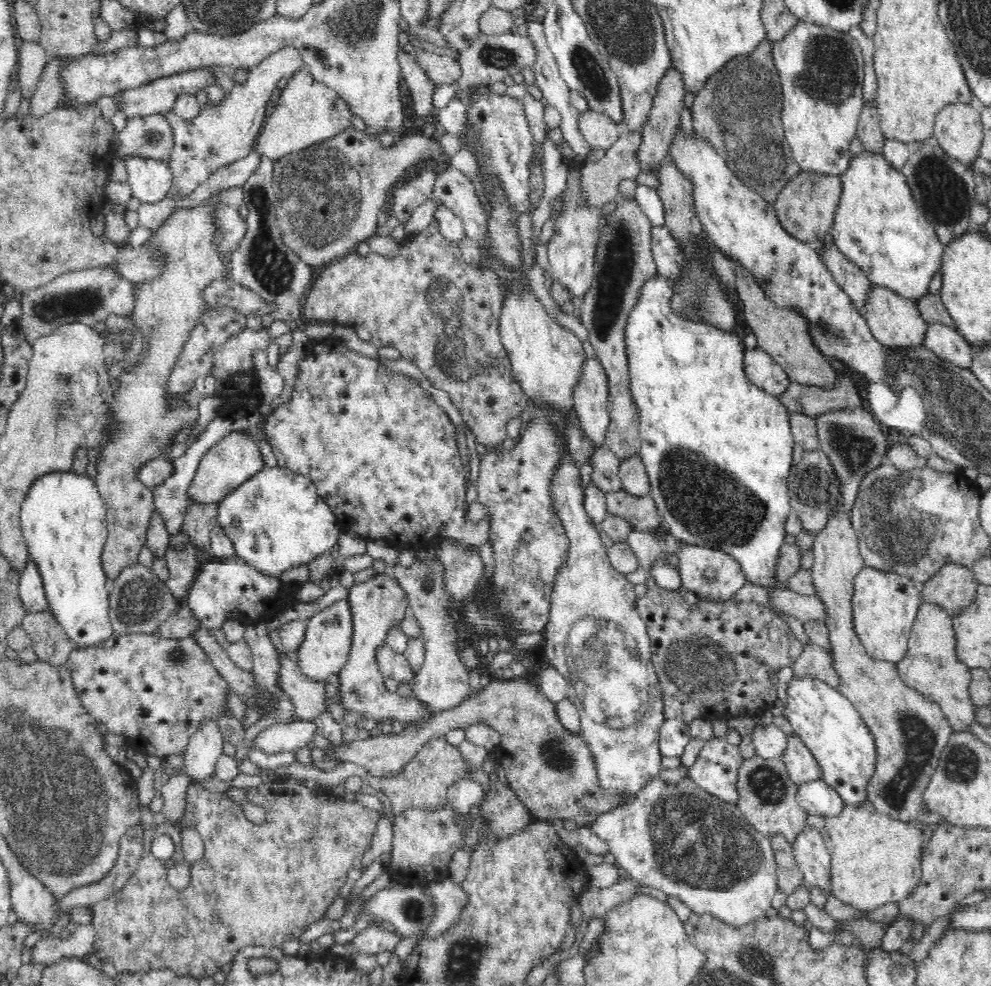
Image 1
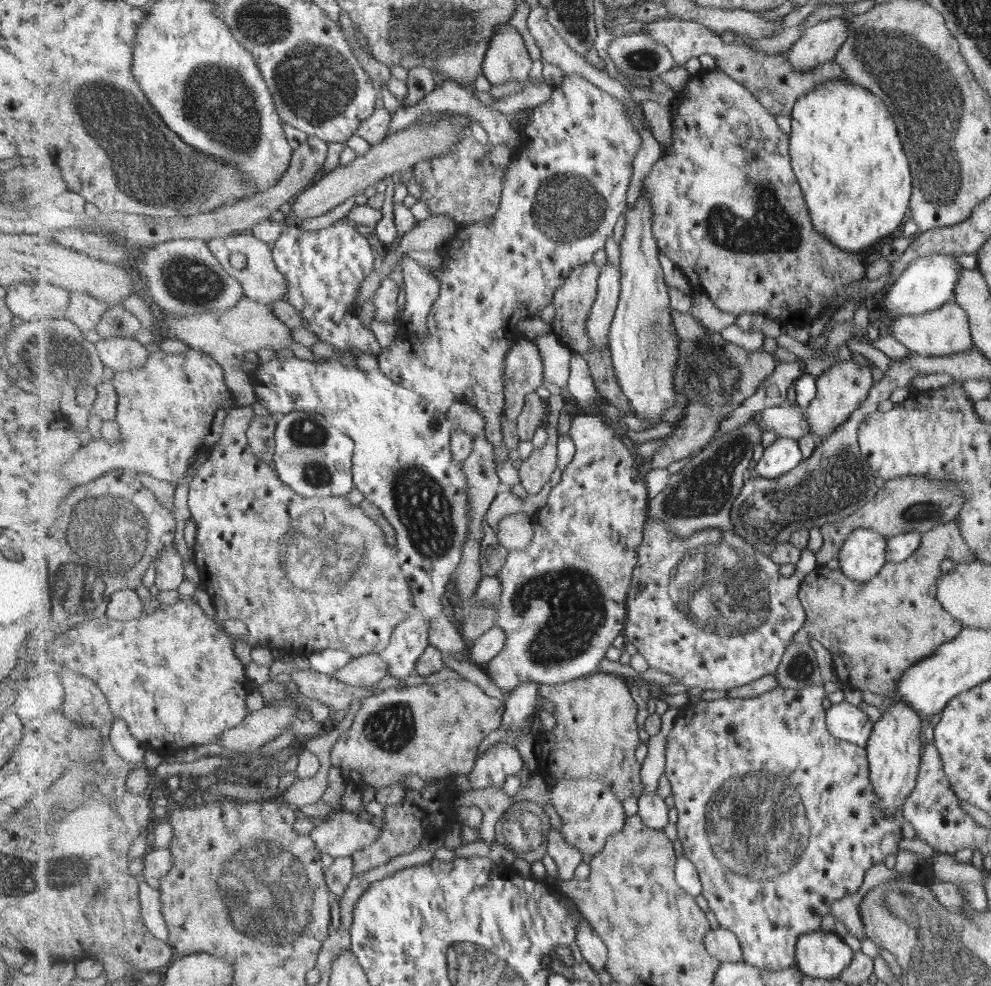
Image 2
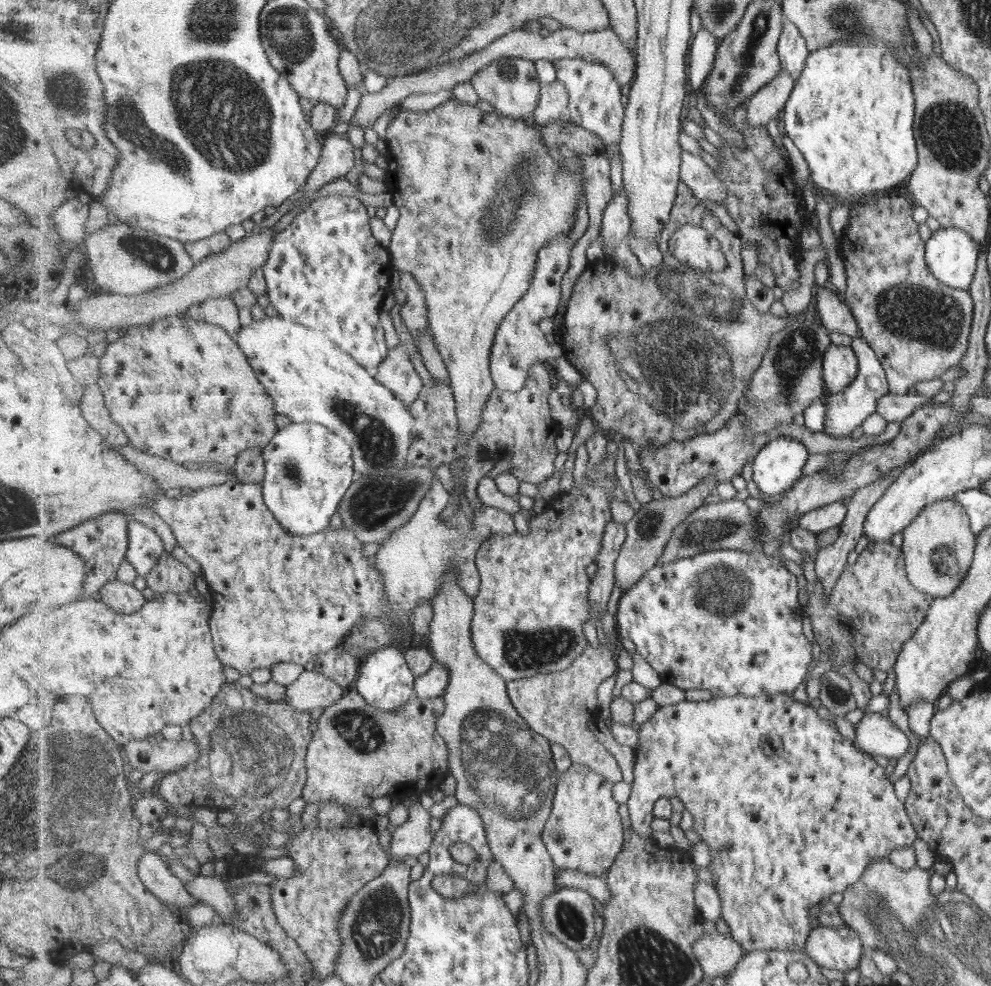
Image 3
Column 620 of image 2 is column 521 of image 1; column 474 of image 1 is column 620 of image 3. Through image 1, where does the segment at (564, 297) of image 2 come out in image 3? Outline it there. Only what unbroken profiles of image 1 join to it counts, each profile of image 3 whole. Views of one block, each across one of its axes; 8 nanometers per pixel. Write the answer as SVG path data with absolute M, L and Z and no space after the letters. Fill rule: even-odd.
M683 181L680 182L676 204L671 213L671 220L665 225L663 232L657 240L658 247L663 251L664 261L659 268L648 270L644 276L633 276L623 265L619 265L617 261L602 258L595 263L587 263L585 271L583 271L575 282L566 312L563 316L564 322L560 329L561 346L563 347L565 357L577 368L577 370L595 385L598 391L596 404L588 409L588 415L593 419L594 423L606 434L619 433L623 441L631 441L633 444L644 448L644 446L662 446L671 441L685 441L691 438L699 437L704 433L715 433L725 427L735 417L740 402L747 394L747 390L752 382L752 378L757 369L760 368L764 361L765 355L769 350L772 336L785 330L788 324L796 318L795 314L787 317L769 316L768 313L760 312L757 307L750 301L746 294L746 276L745 266L743 266L743 256L741 256L741 236L731 232L717 216L713 216L707 211L703 201L693 194L692 189ZM687 224L705 227L714 237L717 237L723 252L725 253L728 265L720 273L709 272L703 269L695 269L694 266L686 265L681 262L670 251L671 237Z

